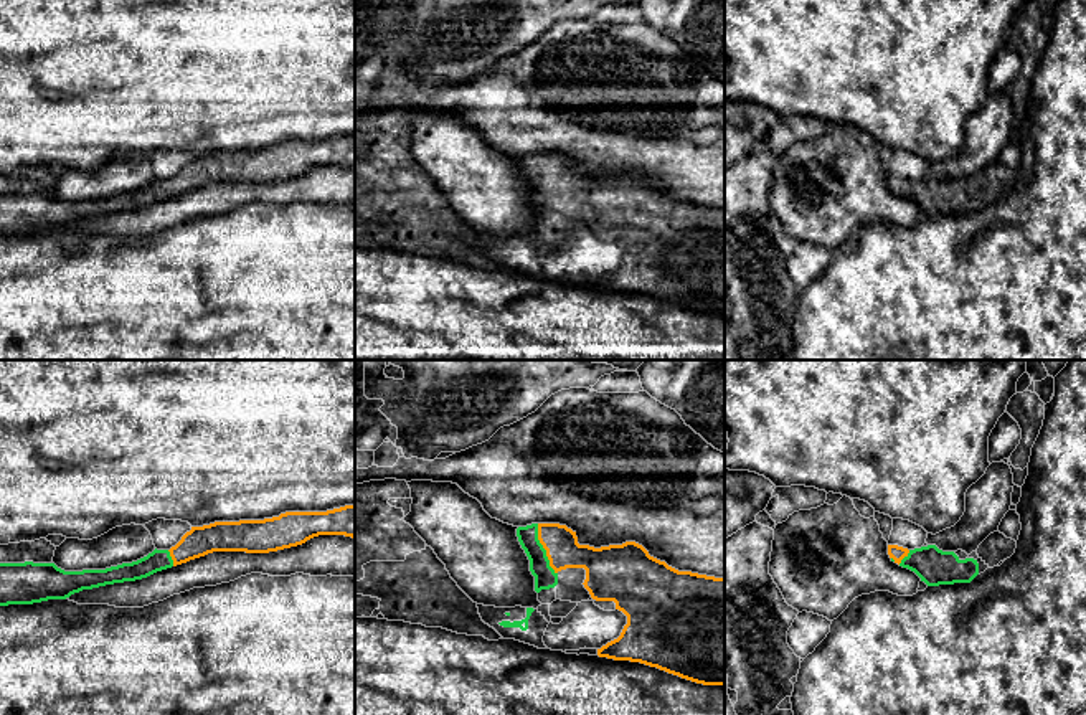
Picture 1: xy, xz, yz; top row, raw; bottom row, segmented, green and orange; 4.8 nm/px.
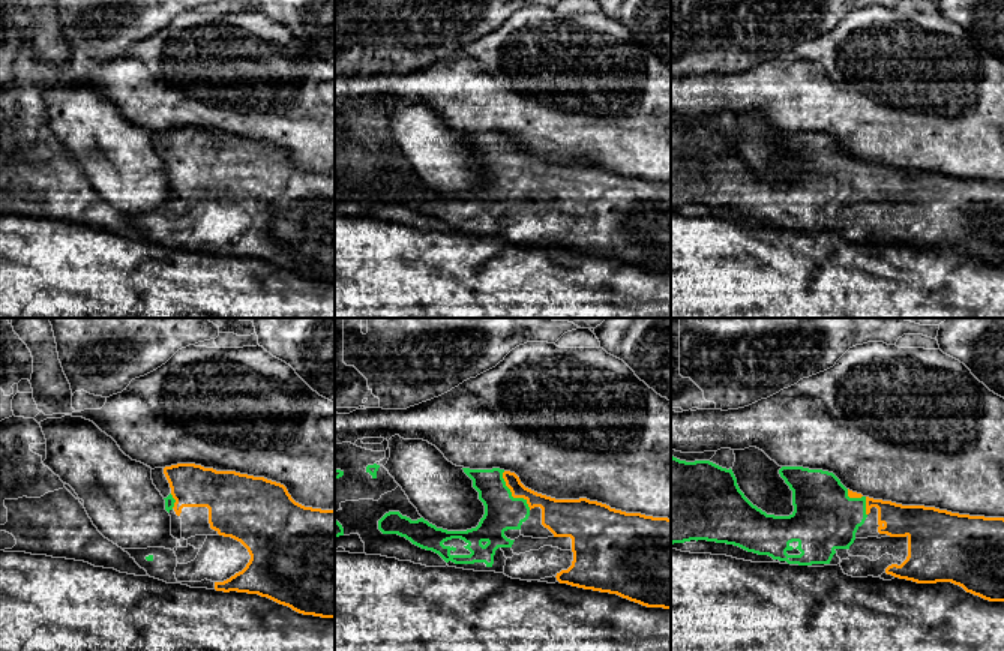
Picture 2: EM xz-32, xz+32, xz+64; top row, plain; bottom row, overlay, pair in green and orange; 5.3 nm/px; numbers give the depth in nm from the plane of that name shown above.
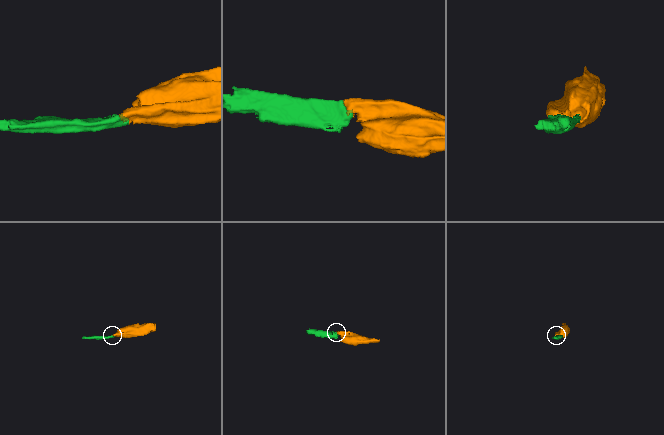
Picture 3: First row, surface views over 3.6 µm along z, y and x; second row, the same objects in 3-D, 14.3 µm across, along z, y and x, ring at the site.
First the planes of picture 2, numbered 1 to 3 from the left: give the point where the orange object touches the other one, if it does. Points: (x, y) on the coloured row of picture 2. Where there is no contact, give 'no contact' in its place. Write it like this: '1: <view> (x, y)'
1: xz-32 (174, 501)
2: xz+32 (511, 494)
3: xz+64 (865, 506)

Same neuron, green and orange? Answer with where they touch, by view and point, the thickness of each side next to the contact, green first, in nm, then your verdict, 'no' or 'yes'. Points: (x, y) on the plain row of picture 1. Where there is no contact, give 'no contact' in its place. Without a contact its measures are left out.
contact xz (543, 179); calibres 110 and 160 nm; yes

